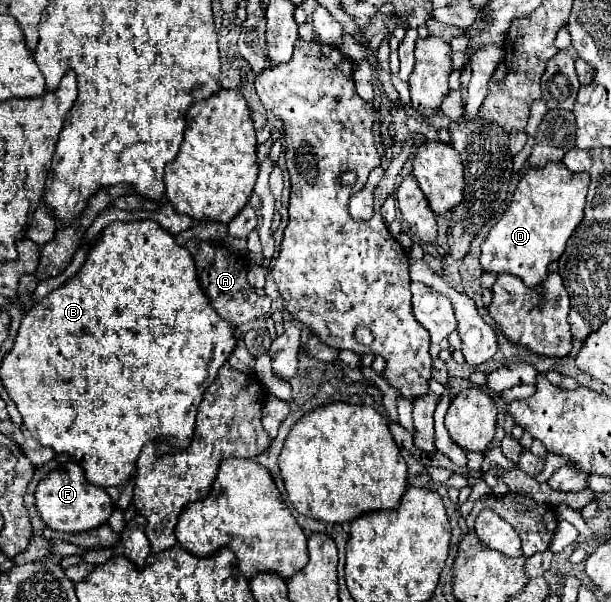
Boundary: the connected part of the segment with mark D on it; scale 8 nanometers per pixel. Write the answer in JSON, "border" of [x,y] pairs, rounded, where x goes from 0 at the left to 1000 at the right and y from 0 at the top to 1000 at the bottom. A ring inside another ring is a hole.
{"border":[[[899,271],[889,281],[866,277],[843,314],[836,341],[787,404],[791,447],[846,457],[866,477],[889,470],[899,437],[918,427],[928,397],[954,364],[964,301],[961,287],[938,287],[925,271]]]}

